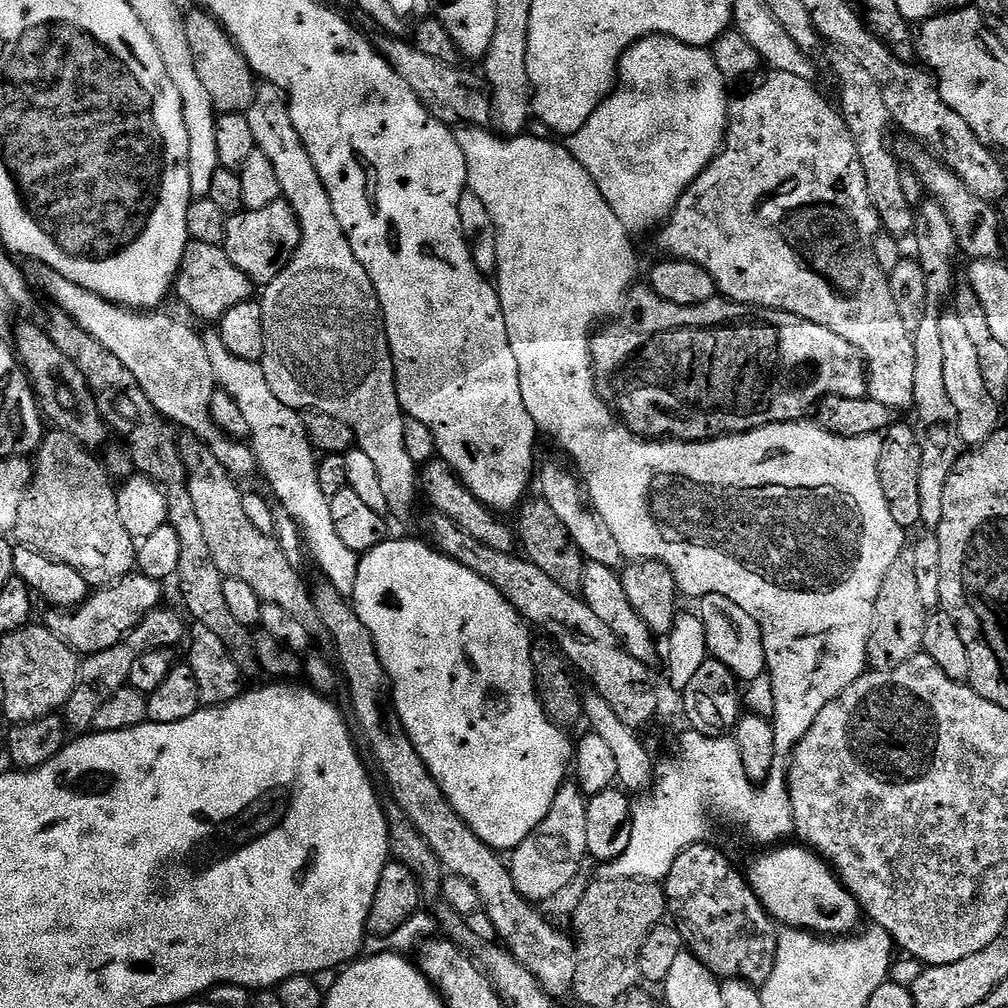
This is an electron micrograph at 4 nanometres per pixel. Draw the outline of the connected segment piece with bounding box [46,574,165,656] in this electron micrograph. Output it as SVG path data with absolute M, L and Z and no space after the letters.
M133 574L124 576L117 584L93 591L88 601L71 610L49 611L46 627L62 642L66 642L77 654L92 656L102 650L110 650L124 639L138 622L142 622L155 608L161 607L165 585L161 581Z

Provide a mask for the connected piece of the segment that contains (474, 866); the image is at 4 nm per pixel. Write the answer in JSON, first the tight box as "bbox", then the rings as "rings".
{"bbox":[314,582,576,998],"rings":[[[320,582],[314,588],[314,599],[318,618],[328,631],[331,643],[336,643],[336,656],[343,683],[348,688],[348,696],[352,699],[352,712],[360,723],[360,732],[388,783],[388,792],[393,796],[395,807],[404,811],[404,816],[415,826],[418,834],[426,838],[430,850],[440,859],[441,869],[447,875],[466,878],[474,890],[478,890],[481,905],[490,914],[490,922],[494,922],[496,939],[514,959],[522,964],[537,979],[546,995],[553,998],[571,997],[574,986],[576,944],[573,937],[559,932],[542,913],[539,907],[525,900],[514,886],[509,865],[500,861],[501,853],[490,847],[464,819],[457,814],[454,806],[442,794],[442,786],[430,774],[426,762],[422,762],[422,754],[414,750],[414,742],[410,742],[410,734],[402,726],[402,718],[398,718],[396,703],[392,697],[392,683],[382,666],[372,641],[370,630],[358,618],[355,607],[349,597],[338,594],[338,590],[327,582]]]}

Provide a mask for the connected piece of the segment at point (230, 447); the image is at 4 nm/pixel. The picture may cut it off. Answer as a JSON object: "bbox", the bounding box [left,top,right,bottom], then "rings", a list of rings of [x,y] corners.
{"bbox":[35,263,256,482],"rings":[[[42,263],[35,265],[37,285],[44,287],[44,292],[53,300],[55,307],[61,312],[70,314],[90,338],[98,338],[134,378],[138,378],[138,386],[146,390],[146,398],[156,407],[157,412],[177,429],[199,438],[212,451],[214,458],[222,462],[222,466],[230,473],[232,479],[244,482],[247,476],[256,476],[256,455],[245,441],[232,440],[218,426],[214,426],[214,418],[210,418],[210,398],[218,391],[214,378],[214,370],[210,366],[210,354],[206,354],[206,346],[201,333],[187,328],[180,320],[171,320],[160,314],[145,314],[140,310],[121,308],[111,304],[106,298],[78,286],[78,282],[70,282],[70,278],[62,278],[58,270]]]}

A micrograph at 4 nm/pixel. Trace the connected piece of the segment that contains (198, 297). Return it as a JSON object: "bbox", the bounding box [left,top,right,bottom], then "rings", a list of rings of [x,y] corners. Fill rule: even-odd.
{"bbox":[174,242,254,322],"rings":[[[195,242],[189,243],[176,275],[174,296],[177,296],[200,320],[219,322],[226,310],[238,306],[238,302],[253,299],[254,285],[252,279],[225,254],[221,246],[206,246]]]}

